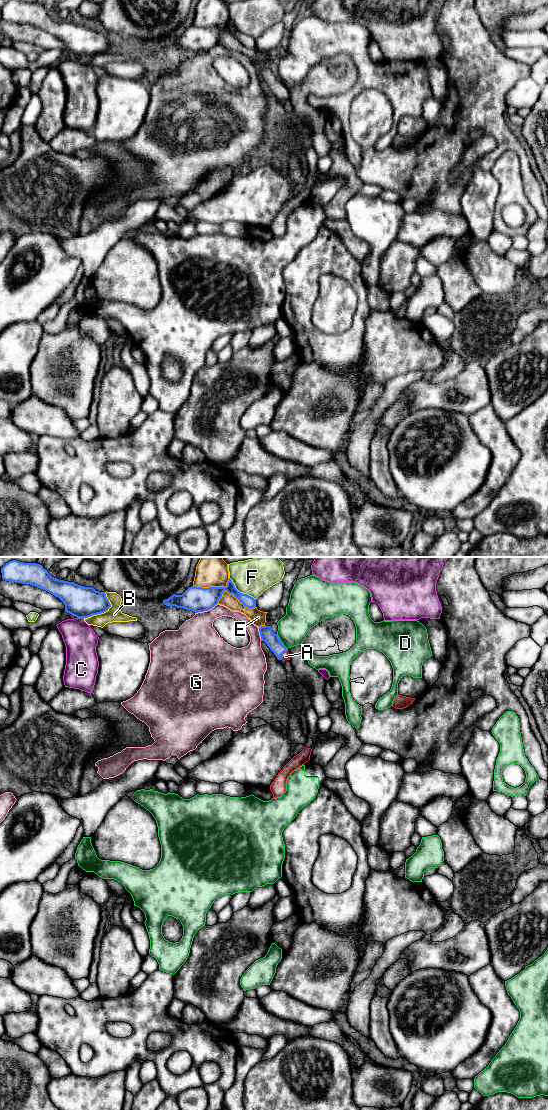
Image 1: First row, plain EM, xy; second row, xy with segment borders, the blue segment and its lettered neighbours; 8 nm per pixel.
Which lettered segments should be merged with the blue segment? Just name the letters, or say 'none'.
A

